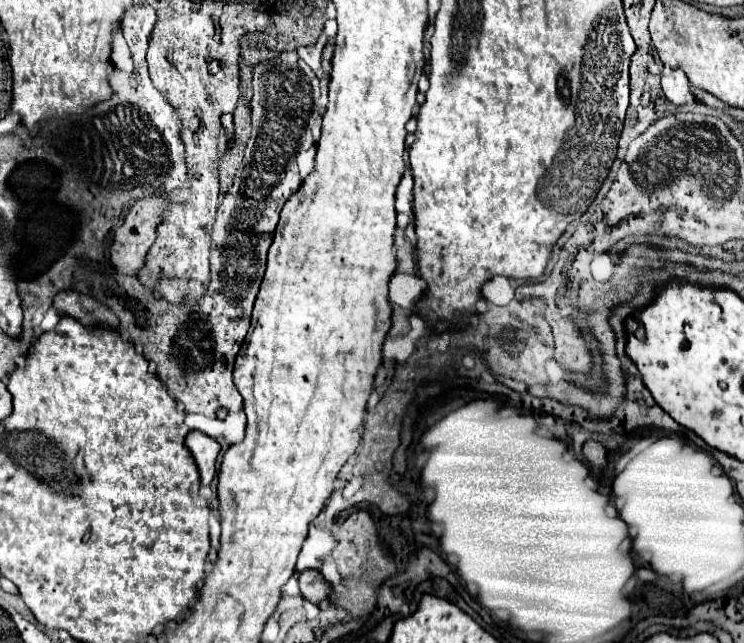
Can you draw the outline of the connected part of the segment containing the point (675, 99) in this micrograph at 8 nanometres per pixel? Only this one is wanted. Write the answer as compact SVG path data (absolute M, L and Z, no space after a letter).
M664 67L662 71L662 91L674 105L684 105L690 91L690 81L684 71Z

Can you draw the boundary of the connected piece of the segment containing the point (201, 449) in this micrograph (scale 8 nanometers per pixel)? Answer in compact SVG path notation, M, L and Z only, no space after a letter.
M190 431L186 437L186 447L192 451L196 465L200 469L202 485L210 485L210 481L216 475L216 457L220 453L218 441L208 437L202 431Z

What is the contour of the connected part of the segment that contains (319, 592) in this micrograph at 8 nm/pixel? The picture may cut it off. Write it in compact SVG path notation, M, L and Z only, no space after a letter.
M308 569L308 571L302 571L300 577L298 577L298 583L300 583L300 591L304 595L304 599L312 601L312 603L320 603L322 599L328 599L330 597L330 591L328 587L324 585L324 579L320 577L320 573L316 569Z

